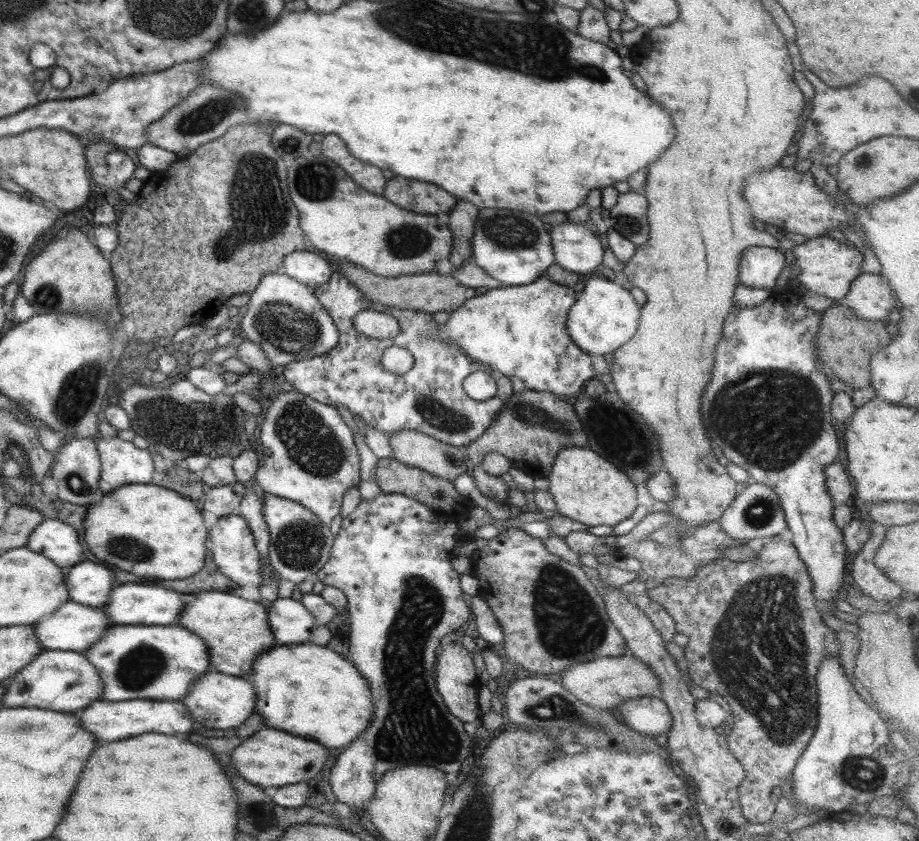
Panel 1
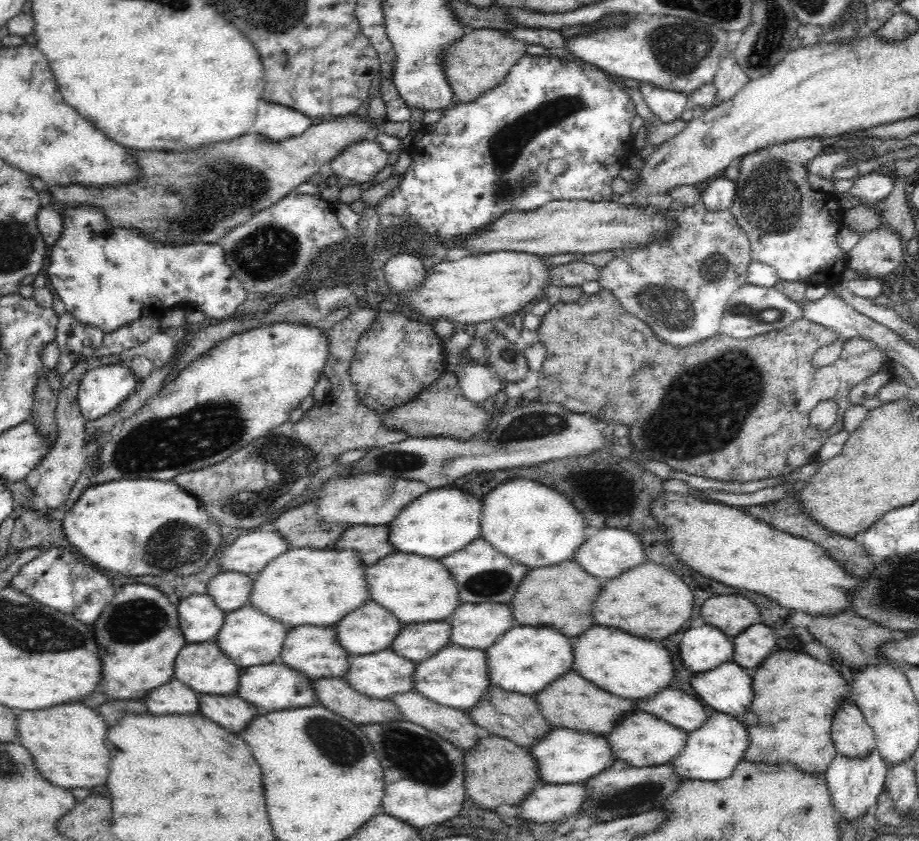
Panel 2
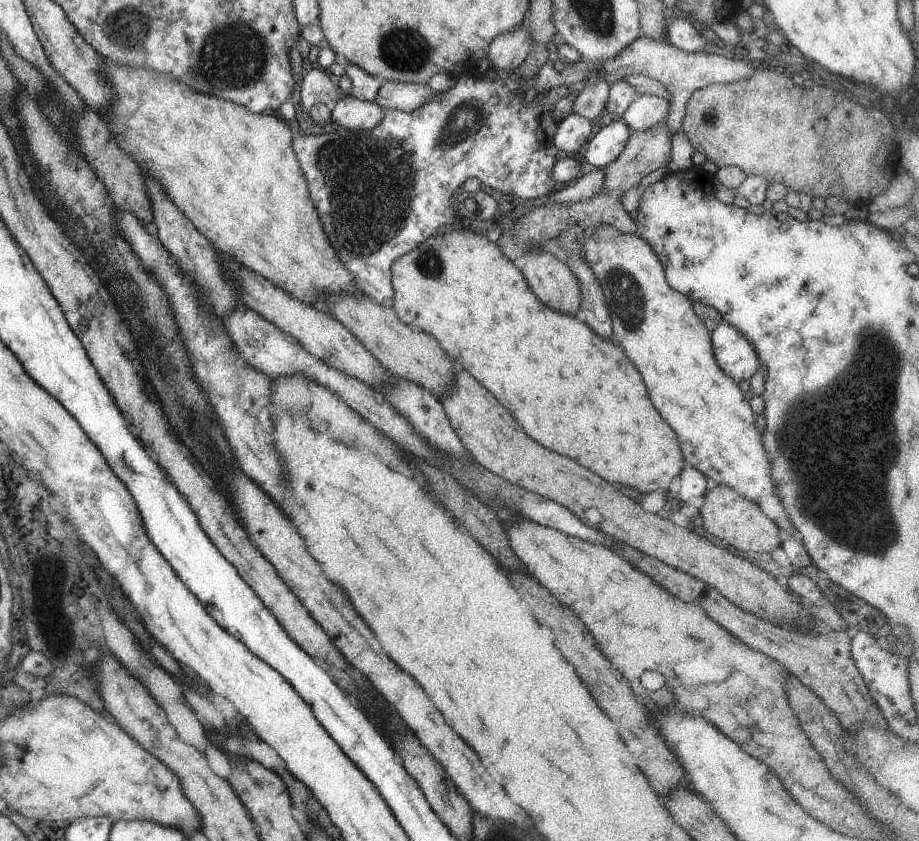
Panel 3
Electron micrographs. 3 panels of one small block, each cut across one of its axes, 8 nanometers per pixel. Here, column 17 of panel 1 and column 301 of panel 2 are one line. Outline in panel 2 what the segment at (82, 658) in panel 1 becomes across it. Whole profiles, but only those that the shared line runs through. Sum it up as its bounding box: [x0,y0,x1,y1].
[238,660,316,712]

